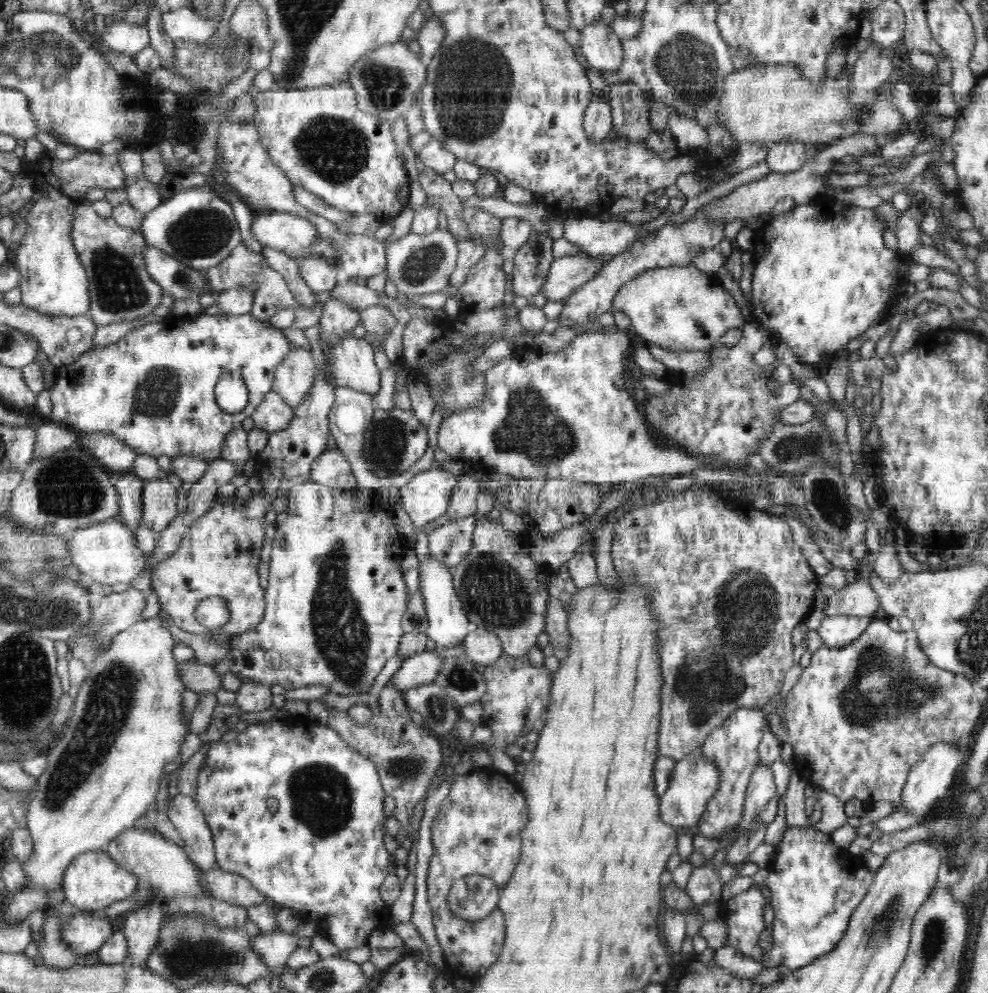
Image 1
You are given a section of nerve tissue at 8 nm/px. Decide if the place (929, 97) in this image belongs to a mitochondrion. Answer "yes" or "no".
no

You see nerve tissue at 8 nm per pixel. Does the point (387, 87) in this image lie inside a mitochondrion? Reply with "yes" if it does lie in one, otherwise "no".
yes

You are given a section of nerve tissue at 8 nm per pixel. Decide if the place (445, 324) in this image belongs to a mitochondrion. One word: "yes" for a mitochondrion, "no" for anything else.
no

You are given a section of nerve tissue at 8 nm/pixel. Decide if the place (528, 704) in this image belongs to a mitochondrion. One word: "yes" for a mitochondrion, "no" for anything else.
no

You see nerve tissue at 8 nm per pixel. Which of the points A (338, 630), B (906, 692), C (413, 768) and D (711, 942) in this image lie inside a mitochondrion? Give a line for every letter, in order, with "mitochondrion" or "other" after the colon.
A: mitochondrion
B: mitochondrion
C: mitochondrion
D: other

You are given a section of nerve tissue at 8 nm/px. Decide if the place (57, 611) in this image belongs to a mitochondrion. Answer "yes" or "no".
yes

